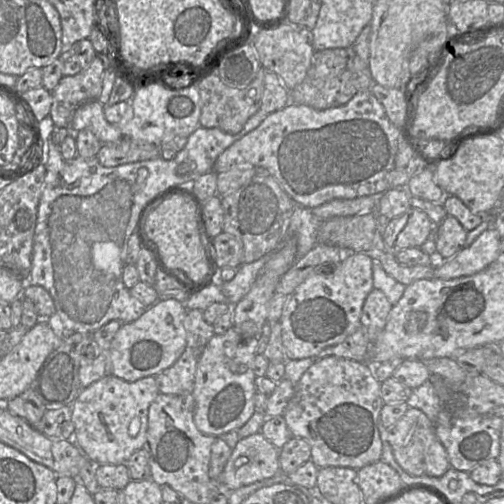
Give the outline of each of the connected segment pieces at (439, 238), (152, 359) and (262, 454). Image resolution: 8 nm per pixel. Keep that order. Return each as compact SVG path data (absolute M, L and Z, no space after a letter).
M447 215L436 226L436 252L450 259L466 247L468 231L452 216Z
M175 299L158 300L136 320L122 323L109 345L109 375L127 382L155 376L172 366L185 351L188 307Z
M259 431L238 441L219 476L218 485L227 493L271 478L281 472L280 448Z

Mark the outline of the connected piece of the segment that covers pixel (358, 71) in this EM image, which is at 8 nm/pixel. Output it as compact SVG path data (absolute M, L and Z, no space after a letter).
M352 47L315 51L305 78L289 91L290 103L325 110L347 104L358 92L369 90L373 84L368 62L364 62Z

